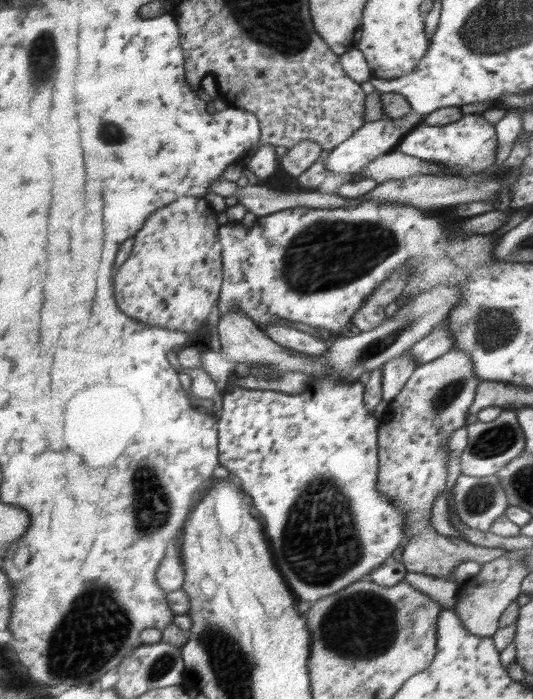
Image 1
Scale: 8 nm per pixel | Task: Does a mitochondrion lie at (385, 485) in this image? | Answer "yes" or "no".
no

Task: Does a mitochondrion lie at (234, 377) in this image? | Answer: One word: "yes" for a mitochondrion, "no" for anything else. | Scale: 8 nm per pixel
no

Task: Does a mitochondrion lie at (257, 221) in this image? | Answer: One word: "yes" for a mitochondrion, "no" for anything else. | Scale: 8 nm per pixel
no

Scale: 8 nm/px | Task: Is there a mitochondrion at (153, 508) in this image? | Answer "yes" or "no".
yes

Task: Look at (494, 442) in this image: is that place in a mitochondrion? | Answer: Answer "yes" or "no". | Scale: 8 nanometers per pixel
yes

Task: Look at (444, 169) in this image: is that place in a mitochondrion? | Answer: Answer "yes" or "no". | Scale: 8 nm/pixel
no

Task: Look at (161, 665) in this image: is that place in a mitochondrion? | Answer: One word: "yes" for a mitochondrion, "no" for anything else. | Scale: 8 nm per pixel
yes

